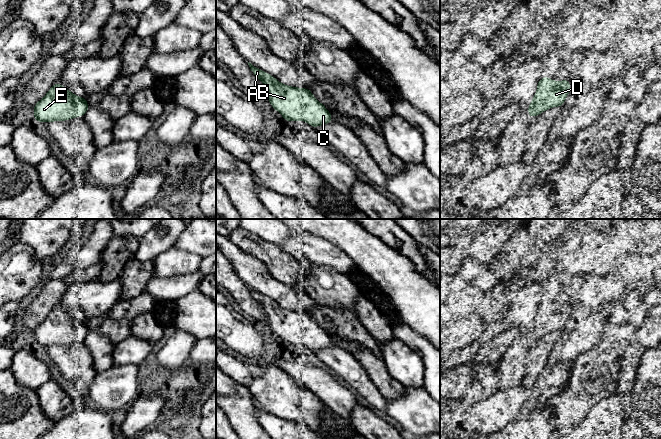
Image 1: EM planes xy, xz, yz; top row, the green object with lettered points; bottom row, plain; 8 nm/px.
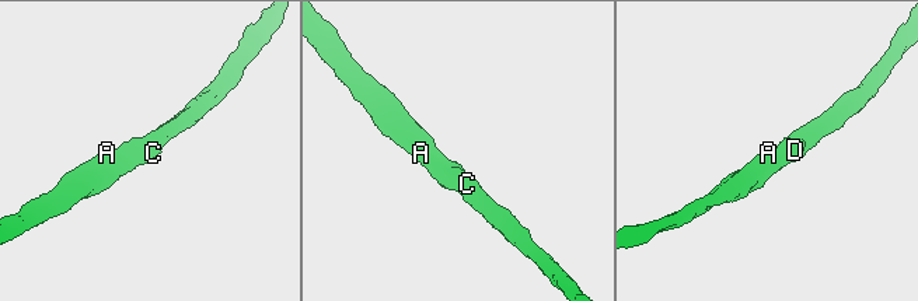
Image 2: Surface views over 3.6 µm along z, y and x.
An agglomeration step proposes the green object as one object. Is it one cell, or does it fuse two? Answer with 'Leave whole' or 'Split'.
Leave whole

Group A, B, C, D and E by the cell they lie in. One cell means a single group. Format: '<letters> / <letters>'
A B C D E

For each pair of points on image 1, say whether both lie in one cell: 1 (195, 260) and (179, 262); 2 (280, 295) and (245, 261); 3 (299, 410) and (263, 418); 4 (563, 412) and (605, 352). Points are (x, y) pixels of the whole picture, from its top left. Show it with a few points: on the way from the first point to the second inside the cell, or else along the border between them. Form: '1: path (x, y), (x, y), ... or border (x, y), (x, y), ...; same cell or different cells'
1: path (191, 262), (183, 262); same cell
2: path (271, 287), (254, 270); same cell
3: border (260, 409), (285, 419), (295, 419), (297, 421); different cells
4: path (577, 397), (585, 387), (587, 376), (596, 367); same cell

